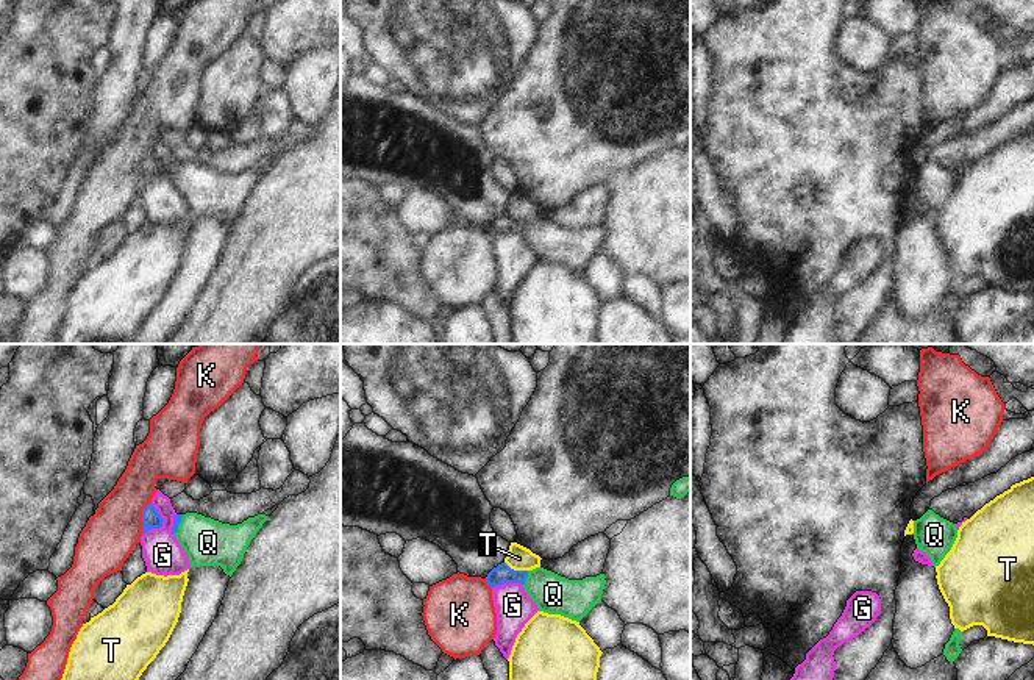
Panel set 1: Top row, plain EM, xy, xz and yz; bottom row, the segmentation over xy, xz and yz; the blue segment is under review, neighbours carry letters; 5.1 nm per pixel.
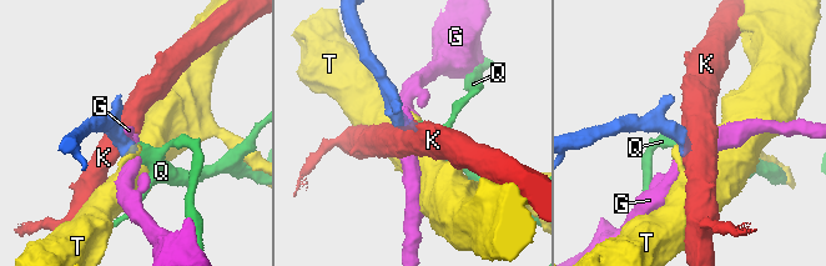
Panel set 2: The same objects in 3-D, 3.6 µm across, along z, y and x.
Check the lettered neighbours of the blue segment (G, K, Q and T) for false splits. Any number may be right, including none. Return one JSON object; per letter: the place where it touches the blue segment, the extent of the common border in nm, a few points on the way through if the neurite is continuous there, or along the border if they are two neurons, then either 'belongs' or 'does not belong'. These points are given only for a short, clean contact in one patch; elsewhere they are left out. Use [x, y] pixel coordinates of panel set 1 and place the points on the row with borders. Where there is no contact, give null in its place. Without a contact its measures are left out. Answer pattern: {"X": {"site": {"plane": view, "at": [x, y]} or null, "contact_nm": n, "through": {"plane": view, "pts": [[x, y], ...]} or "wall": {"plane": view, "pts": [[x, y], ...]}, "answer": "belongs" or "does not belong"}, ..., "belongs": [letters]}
{"G": {"site": {"plane": "xy", "at": [161, 524]}, "contact_nm": 180, "wall": {"plane": "xy", "pts": [[152, 504], [163, 524], [149, 529], [142, 535]]}, "answer": "does not belong"}, "K": {"site": {"plane": "xy", "at": [142, 518]}, "contact_nm": 180, "wall": {"plane": "xy", "pts": [[150, 502], [142, 510], [141, 533]]}, "answer": "does not belong"}, "Q": {"site": {"plane": "xz", "at": [525, 579]}, "contact_nm": 80, "through": {"plane": "xz", "pts": [[502, 574], [525, 579], [538, 582], [553, 594]]}, "answer": "belongs"}, "T": {"site": {"plane": "xz", "at": [516, 571]}, "contact_nm": 130, "wall": {"plane": "xz", "pts": [[505, 561], [514, 569], [527, 571]]}, "answer": "does not belong"}, "belongs": ["Q"]}

